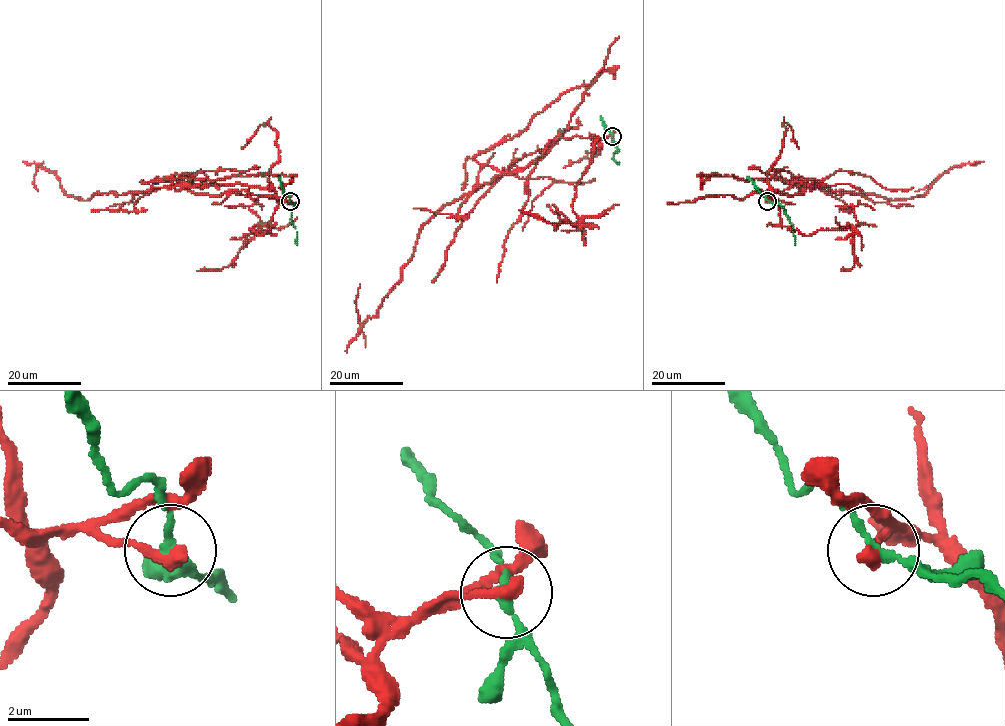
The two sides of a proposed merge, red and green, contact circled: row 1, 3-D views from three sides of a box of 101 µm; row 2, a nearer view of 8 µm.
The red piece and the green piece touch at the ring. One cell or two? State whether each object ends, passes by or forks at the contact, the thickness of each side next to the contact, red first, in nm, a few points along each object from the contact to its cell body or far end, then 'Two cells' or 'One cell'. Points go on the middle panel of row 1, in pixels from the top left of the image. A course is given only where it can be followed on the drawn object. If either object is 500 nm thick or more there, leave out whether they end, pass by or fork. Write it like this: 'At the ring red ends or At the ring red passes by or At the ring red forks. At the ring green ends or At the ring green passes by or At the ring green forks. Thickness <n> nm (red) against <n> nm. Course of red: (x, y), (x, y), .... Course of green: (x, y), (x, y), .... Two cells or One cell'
At the ring red ends. At the ring green passes by. Thickness 360 nm (red) against 220 nm. Course of red: (612, 136), (558, 137), (541, 159), (444, 204), (422, 225), (402, 278), (361, 324), (360, 284). Course of green: (612, 136), (617, 150), (613, 158), (619, 164). Two cells

